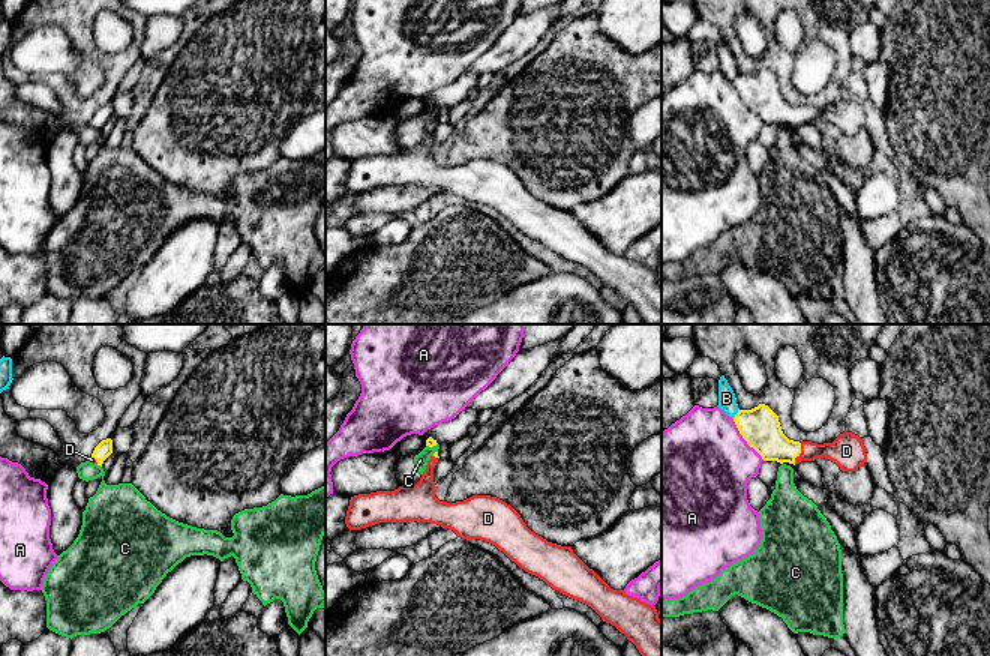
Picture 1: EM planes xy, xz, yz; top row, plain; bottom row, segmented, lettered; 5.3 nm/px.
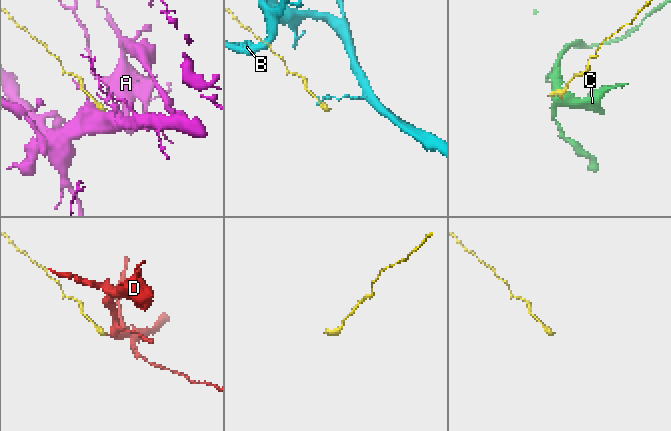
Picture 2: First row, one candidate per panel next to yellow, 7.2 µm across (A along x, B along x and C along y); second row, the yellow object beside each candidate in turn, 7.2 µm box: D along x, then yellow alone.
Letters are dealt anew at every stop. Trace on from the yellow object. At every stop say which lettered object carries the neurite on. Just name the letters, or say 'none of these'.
D

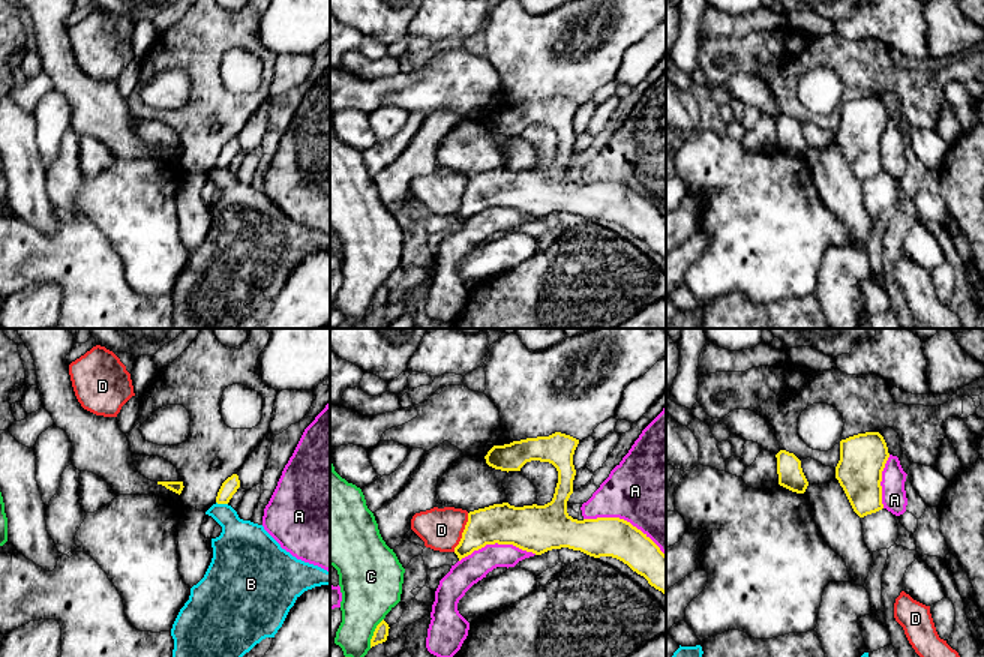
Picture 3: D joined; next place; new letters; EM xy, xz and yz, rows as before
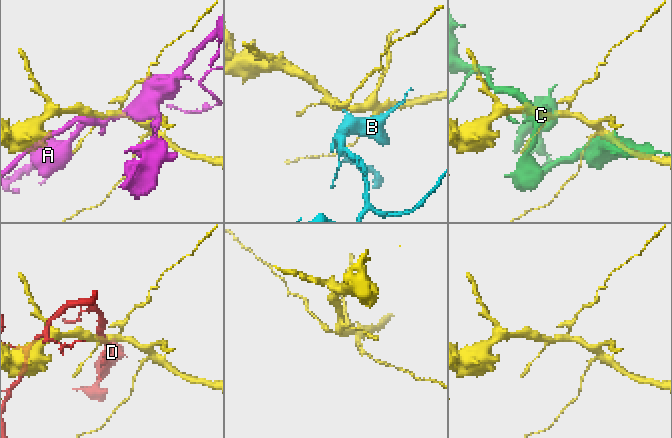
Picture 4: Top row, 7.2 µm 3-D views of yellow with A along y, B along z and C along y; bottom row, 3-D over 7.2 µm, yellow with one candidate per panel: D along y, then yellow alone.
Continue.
none of these

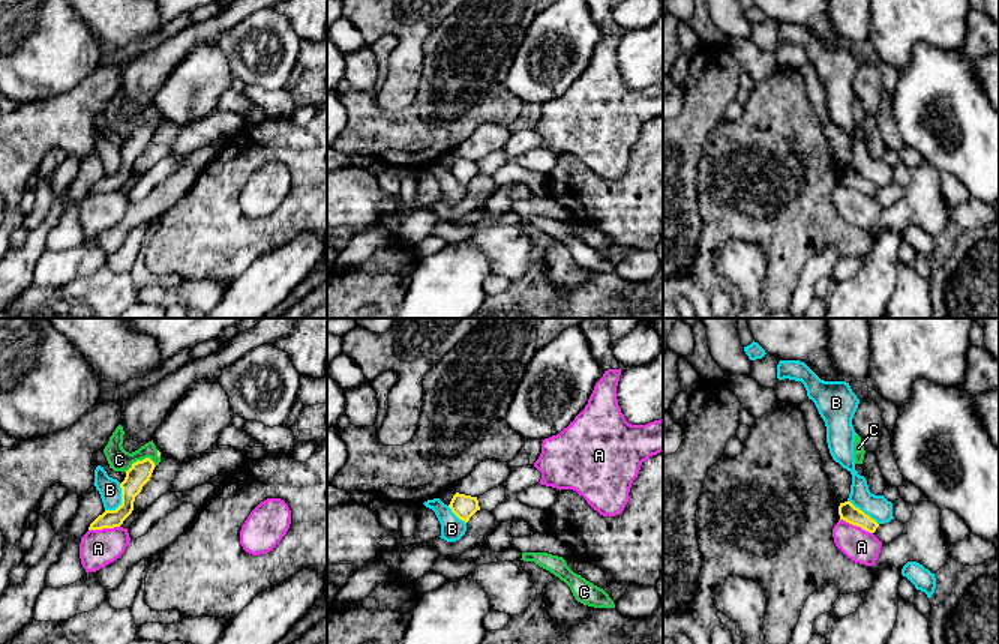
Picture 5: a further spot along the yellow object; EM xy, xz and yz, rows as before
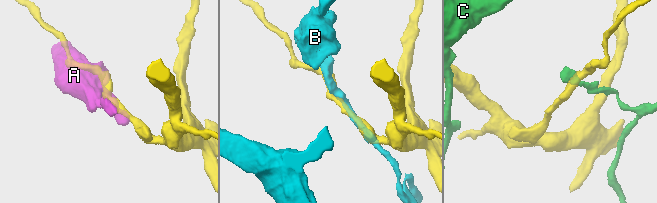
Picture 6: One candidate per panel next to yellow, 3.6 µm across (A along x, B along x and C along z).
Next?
none of these

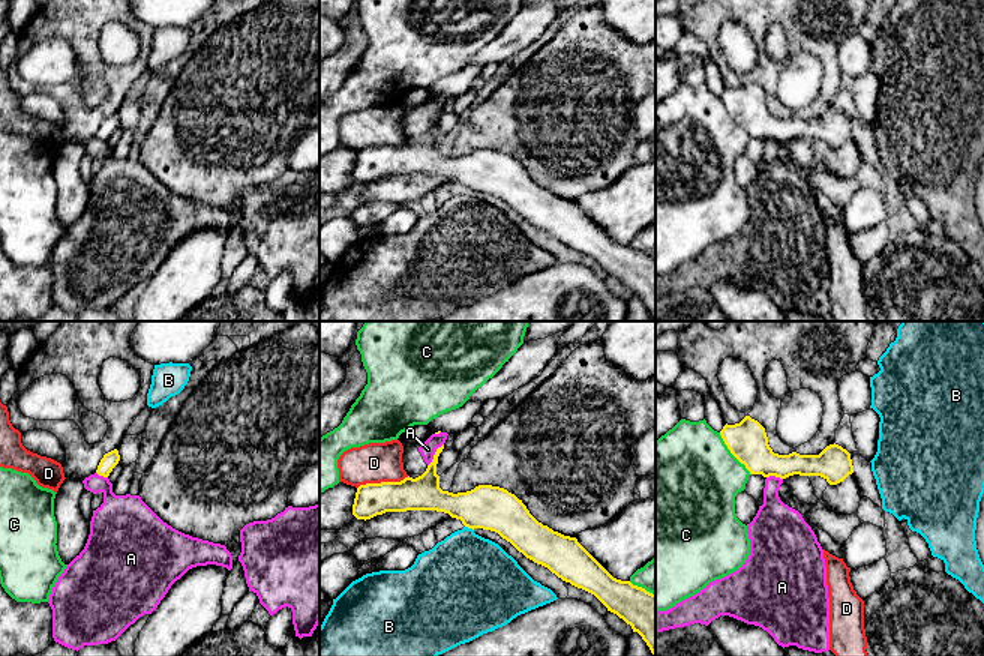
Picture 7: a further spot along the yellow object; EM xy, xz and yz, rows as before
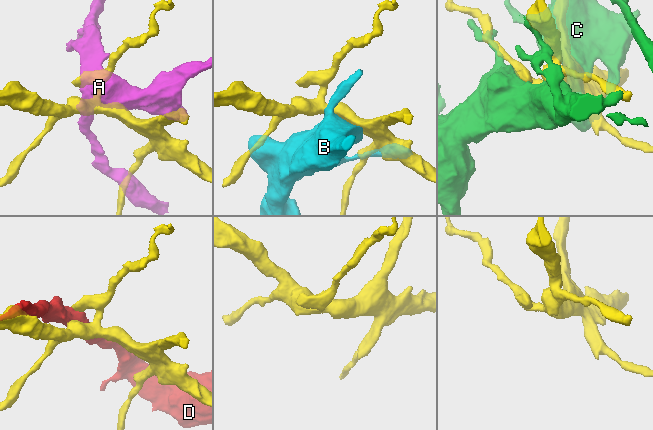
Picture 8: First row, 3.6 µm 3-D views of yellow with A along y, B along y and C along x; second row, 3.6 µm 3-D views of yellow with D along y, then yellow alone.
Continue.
none of these

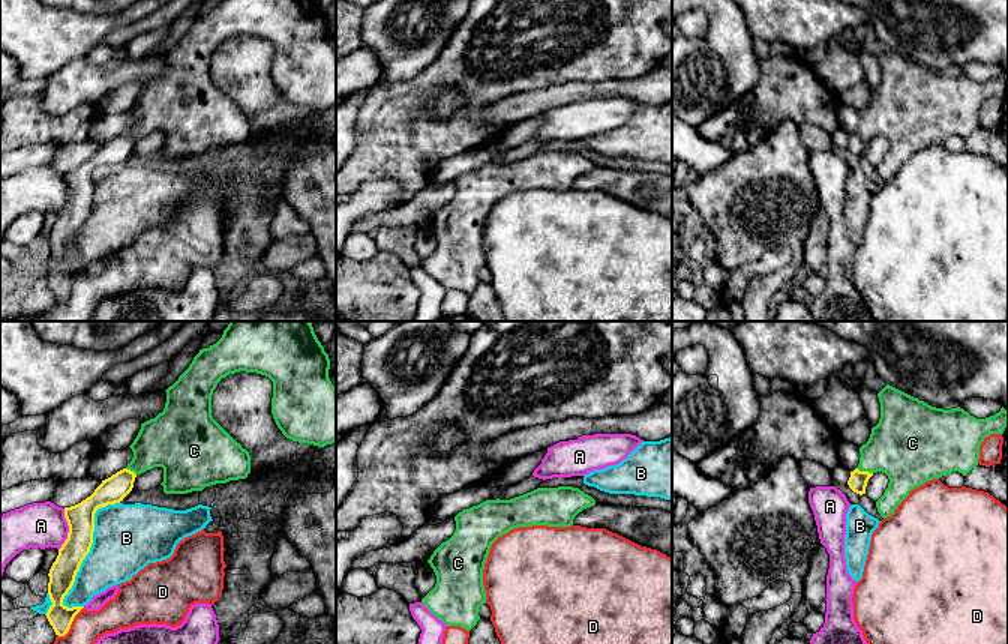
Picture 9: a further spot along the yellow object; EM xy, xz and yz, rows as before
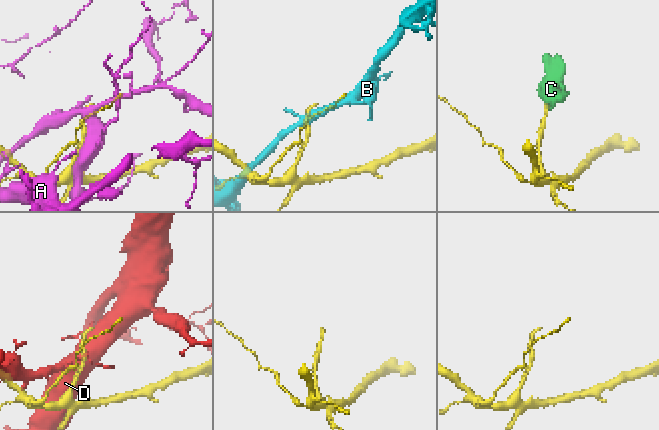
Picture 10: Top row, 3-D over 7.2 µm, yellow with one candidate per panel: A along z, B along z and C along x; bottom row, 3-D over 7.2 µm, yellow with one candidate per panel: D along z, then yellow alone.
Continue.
C

